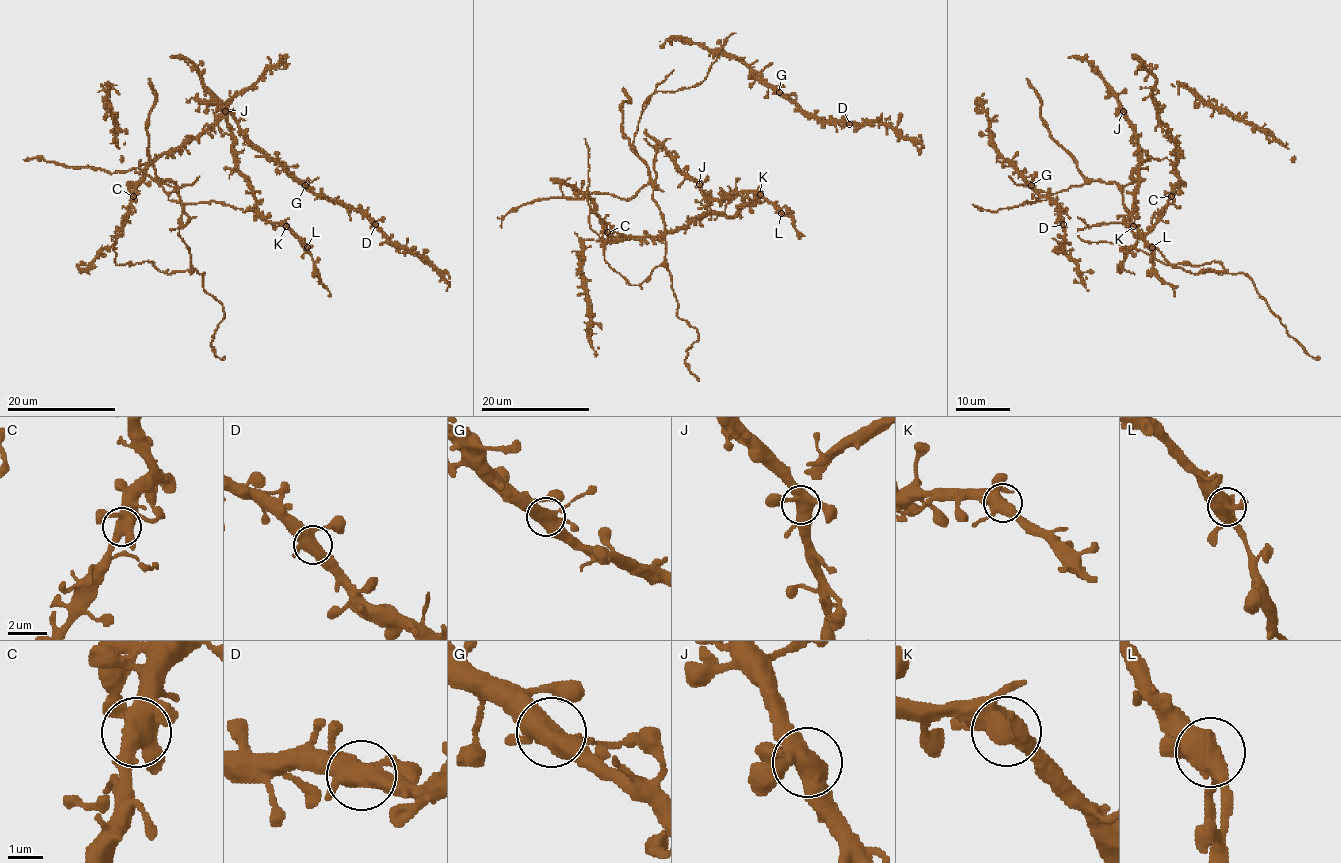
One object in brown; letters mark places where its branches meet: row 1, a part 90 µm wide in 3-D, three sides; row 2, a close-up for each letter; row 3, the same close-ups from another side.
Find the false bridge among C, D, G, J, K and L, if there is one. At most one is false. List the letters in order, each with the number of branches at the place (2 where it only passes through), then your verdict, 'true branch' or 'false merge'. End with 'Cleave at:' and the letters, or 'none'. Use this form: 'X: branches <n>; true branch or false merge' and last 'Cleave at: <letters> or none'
C: branches 4; true branch
D: branches 4; true branch
G: branches 4; true branch
J: branches 4; true branch
K: branches 4; true branch
L: branches 4; true branch
Cleave at: none

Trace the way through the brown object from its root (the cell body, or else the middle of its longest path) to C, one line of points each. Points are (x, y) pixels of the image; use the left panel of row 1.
C: (191, 264), (191, 273), (168, 275), (146, 261), (115, 262), (113, 243), (133, 196)

